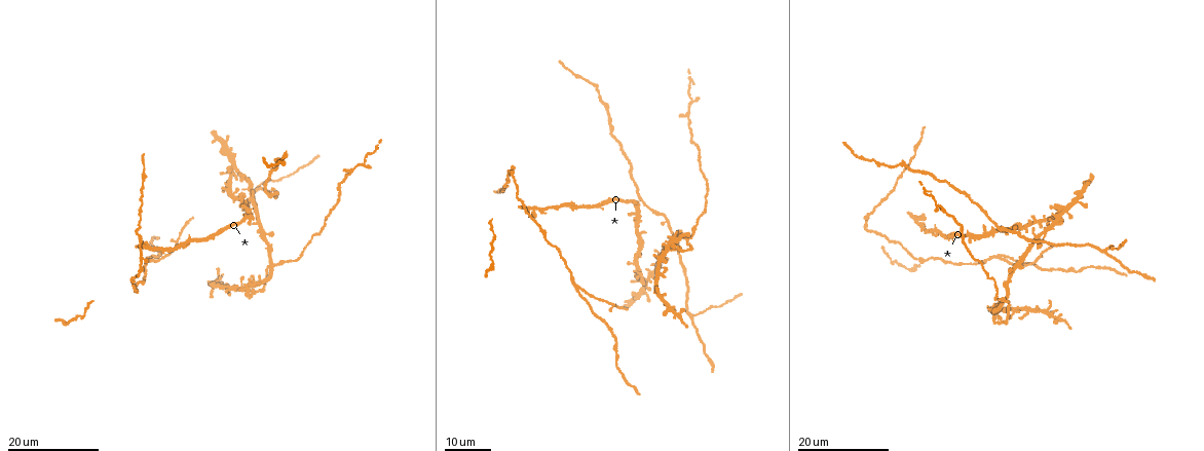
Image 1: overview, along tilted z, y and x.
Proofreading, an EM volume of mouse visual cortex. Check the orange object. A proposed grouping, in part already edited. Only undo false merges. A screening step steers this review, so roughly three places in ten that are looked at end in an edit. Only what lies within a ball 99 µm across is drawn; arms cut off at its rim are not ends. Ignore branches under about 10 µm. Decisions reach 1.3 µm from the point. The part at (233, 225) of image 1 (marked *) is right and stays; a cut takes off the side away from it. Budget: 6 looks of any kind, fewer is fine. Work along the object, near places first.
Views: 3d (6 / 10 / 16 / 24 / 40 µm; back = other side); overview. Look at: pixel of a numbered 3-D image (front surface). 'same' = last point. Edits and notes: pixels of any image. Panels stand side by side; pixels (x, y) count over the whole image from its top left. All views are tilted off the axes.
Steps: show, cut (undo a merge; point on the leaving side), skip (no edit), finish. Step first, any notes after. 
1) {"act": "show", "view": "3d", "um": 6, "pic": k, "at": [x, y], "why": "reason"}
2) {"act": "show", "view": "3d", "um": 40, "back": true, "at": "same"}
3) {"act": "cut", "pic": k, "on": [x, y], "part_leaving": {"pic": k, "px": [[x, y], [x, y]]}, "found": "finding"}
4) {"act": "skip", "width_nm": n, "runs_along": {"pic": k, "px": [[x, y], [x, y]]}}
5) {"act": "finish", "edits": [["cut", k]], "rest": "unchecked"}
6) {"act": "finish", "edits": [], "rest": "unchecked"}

{"act": "show", "view": "3d", "um": 24, "pic": 1, "at": [1045, 235], "why": "side arm on a straight run"}

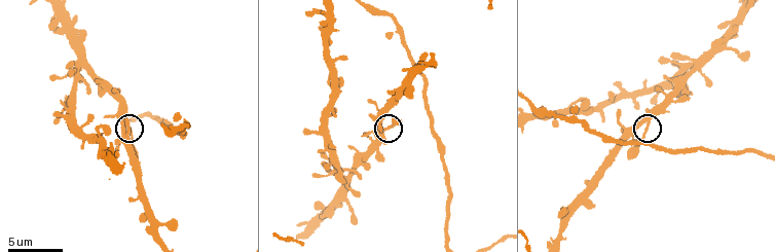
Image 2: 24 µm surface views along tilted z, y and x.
{"act": "show", "view": "3d", "um": 10, "pic": 2, "at": [645, 127], "why": "closer look"}

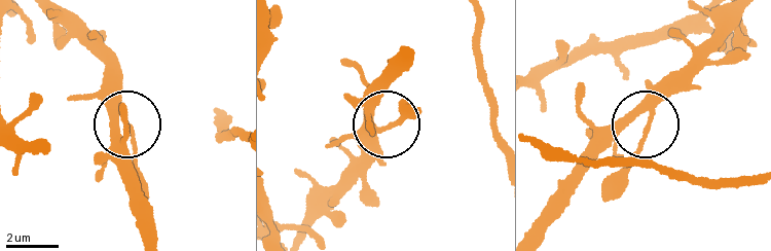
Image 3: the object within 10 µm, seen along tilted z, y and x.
{"act": "skip", "runs_along": {"pic": 3, "px": [[64, 13], [106, 67], [142, 180]]}, "found": "continuous, no second cell"}

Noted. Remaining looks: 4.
{"act": "show", "view": "3d", "um": 16, "pic": 1, "at": [692, 315], "why": "three arms meet"}

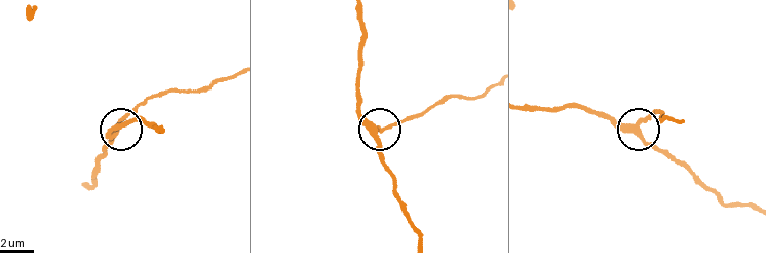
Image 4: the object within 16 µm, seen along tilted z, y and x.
{"act": "show", "view": "3d", "um": 10, "pic": 4, "at": [635, 127]}

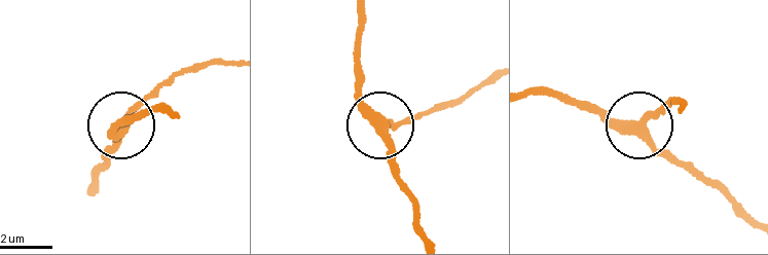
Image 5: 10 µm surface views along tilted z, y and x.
{"act": "skip", "side_arm_um": 15, "found": "continuous, no second cell"}

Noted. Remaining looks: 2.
{"act": "show", "view": "3d", "um": 10, "pic": 2, "at": [349, 177], "why": "looks like a crossing"}

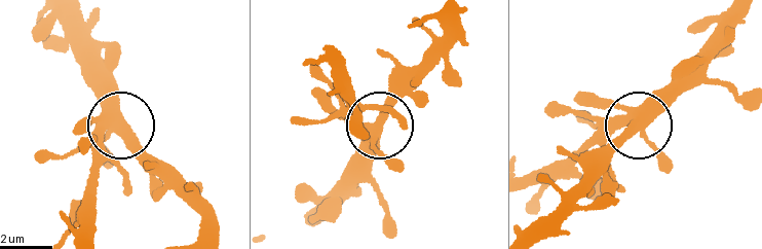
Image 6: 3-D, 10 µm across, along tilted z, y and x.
{"act": "skip", "runs_along": {"pic": 6, "px": [[86, 236], [85, 180], [103, 136], [122, 120], [100, 52]]}, "found": "one cell here"}

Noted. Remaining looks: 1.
{"act": "finish", "edits": [], "rest": "unchecked"}

